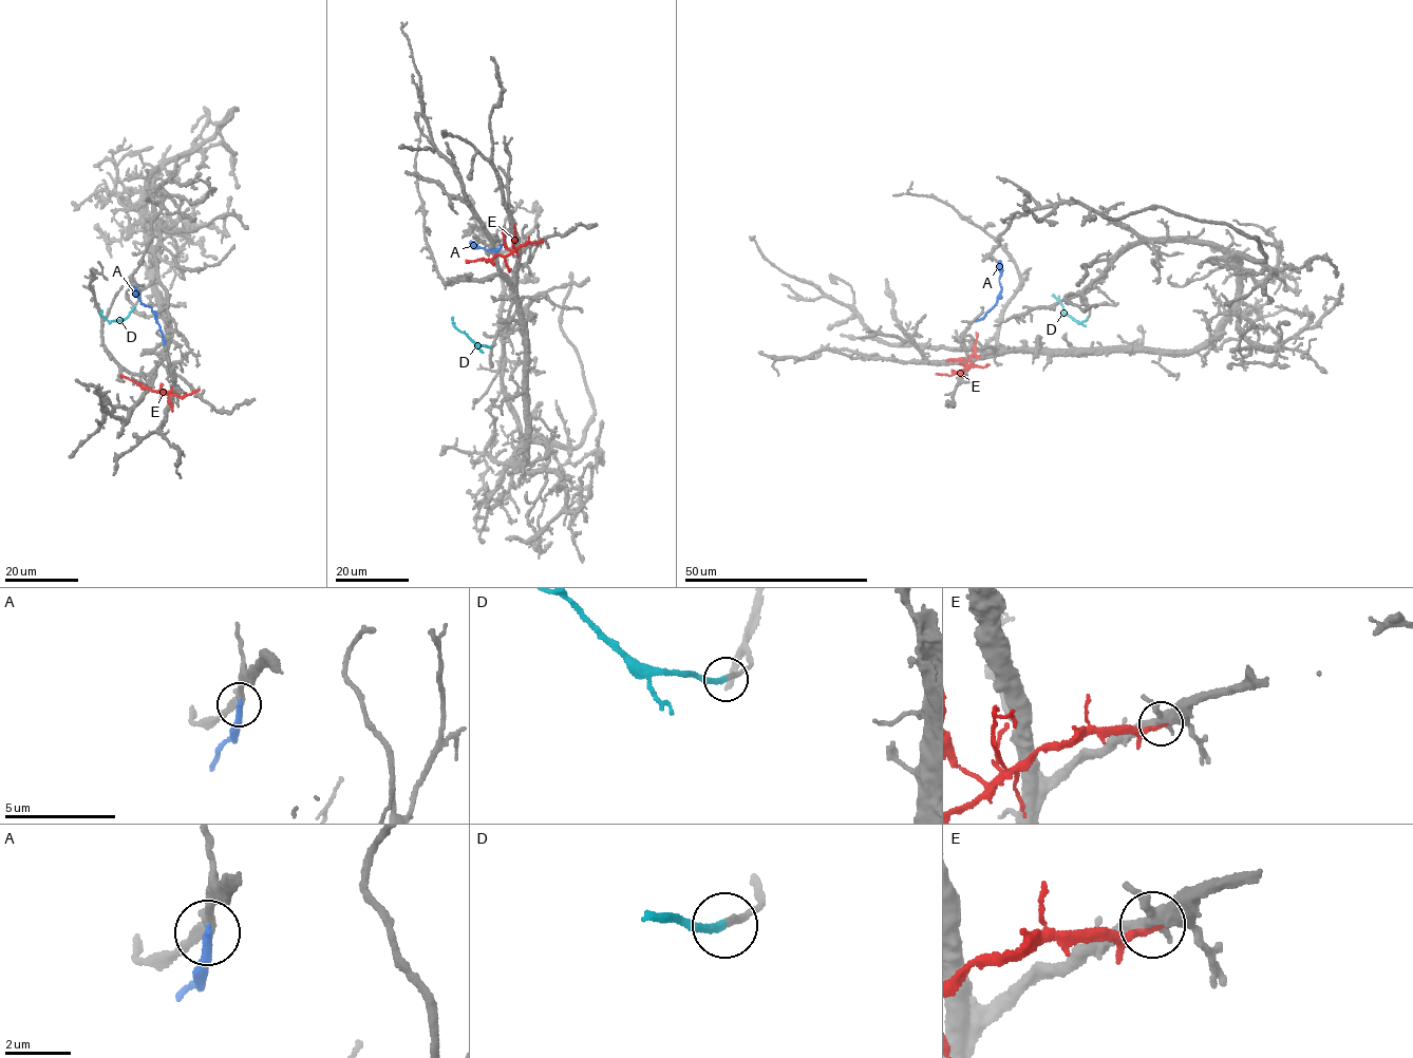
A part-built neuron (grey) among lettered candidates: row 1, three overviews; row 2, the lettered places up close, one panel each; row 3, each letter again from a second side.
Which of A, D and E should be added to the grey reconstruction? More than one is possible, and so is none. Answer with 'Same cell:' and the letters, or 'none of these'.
Same cell: D

